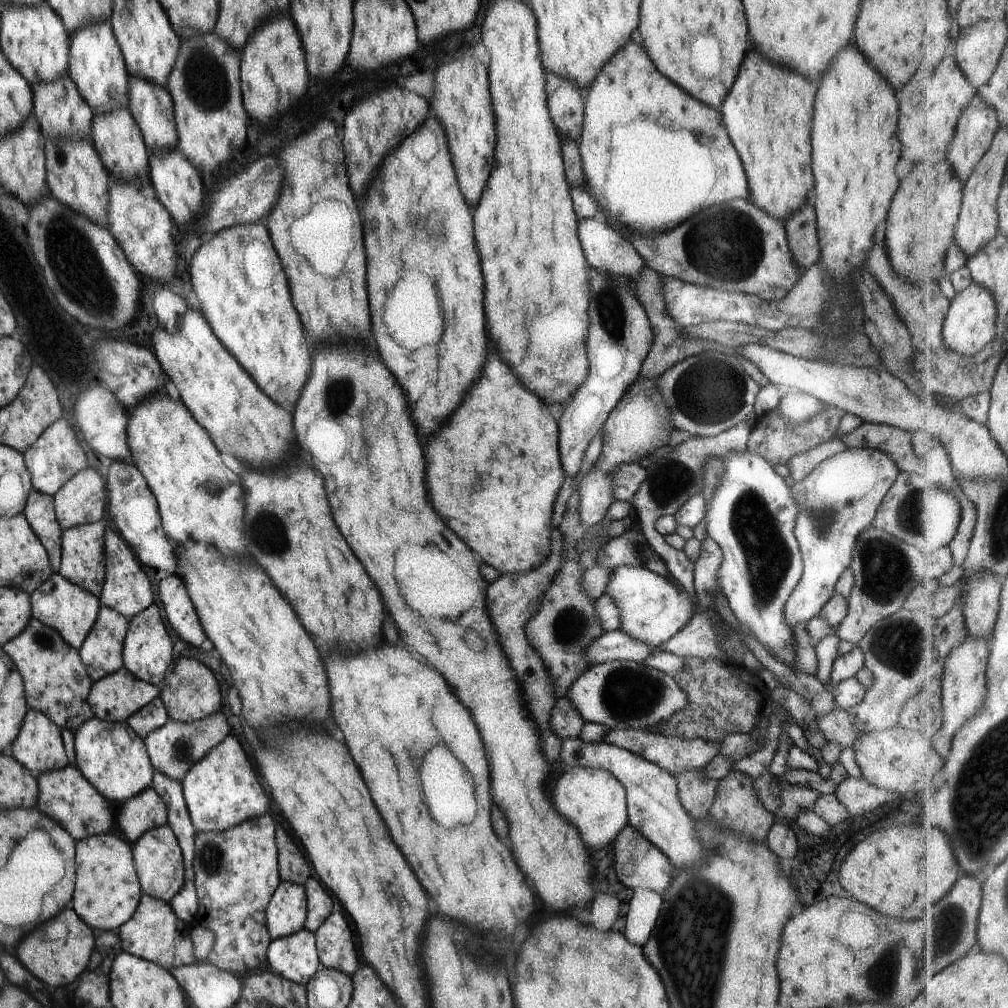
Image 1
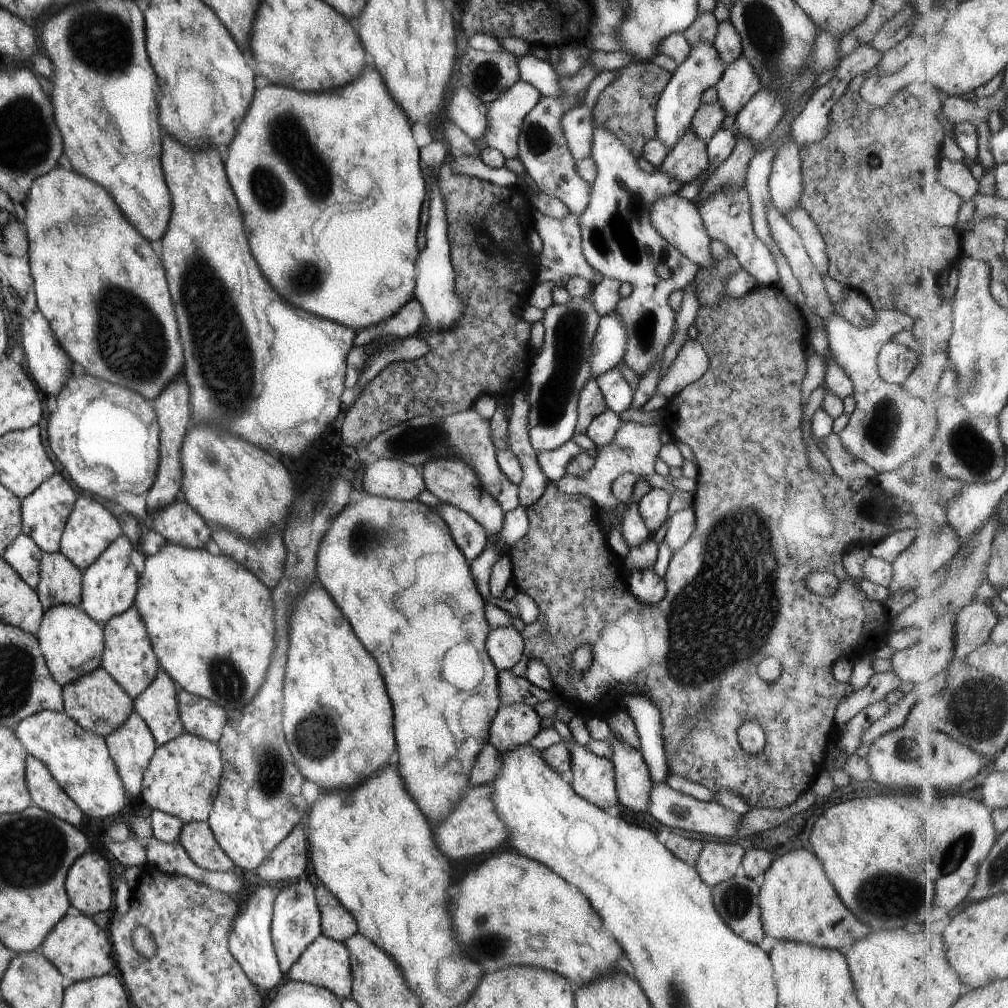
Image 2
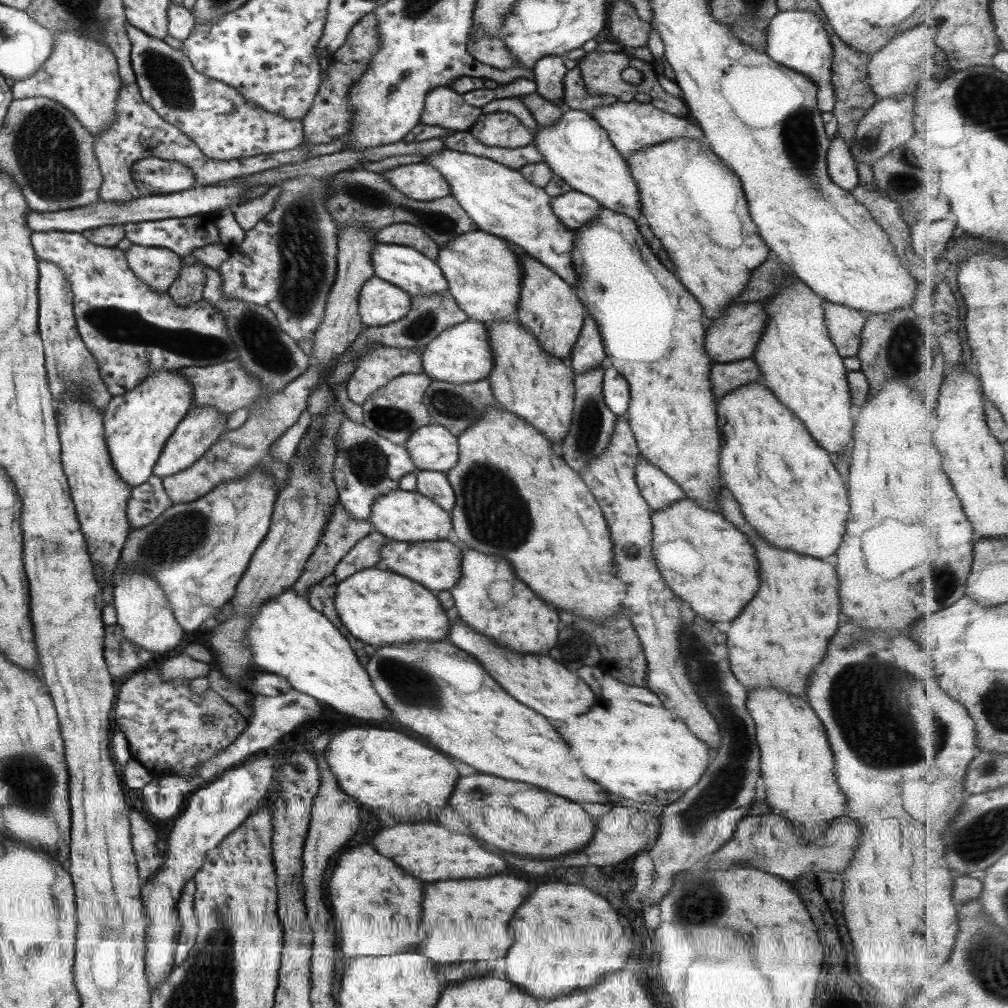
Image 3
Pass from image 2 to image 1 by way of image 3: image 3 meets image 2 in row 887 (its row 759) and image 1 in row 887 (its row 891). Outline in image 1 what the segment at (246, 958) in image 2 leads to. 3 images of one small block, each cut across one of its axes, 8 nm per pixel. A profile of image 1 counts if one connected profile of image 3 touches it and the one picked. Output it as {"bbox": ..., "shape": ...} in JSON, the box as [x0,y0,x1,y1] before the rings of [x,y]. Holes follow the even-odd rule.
{"bbox":[132,825,184,902],"shape":[[[168,825],[151,827],[132,846],[132,862],[140,890],[149,897],[168,902],[184,884],[182,851]]]}

